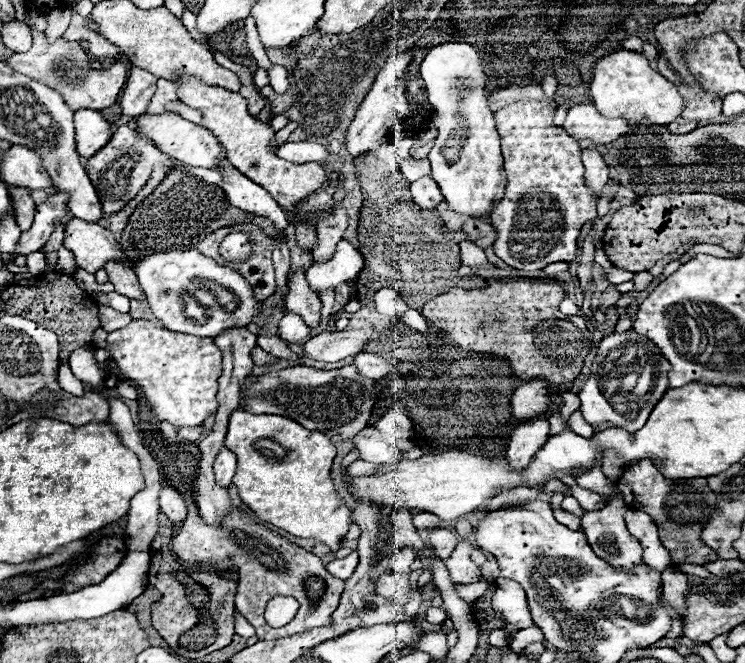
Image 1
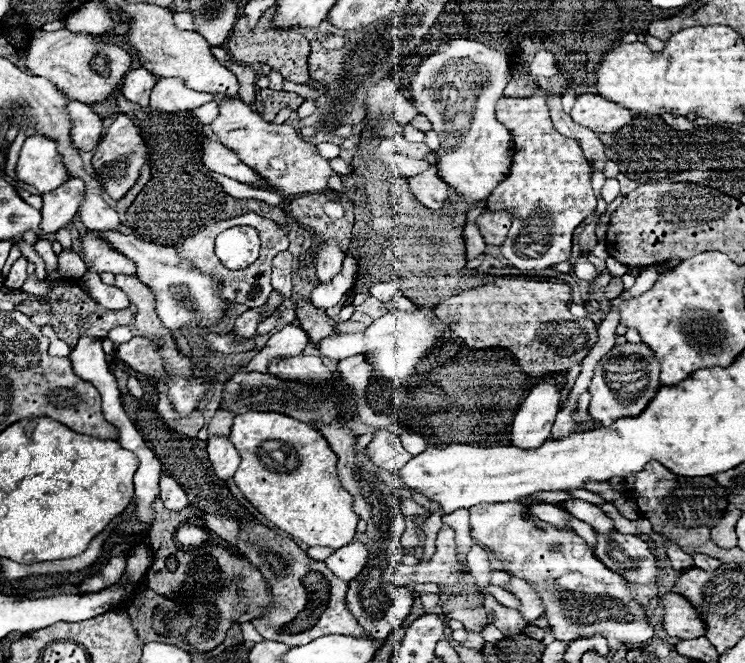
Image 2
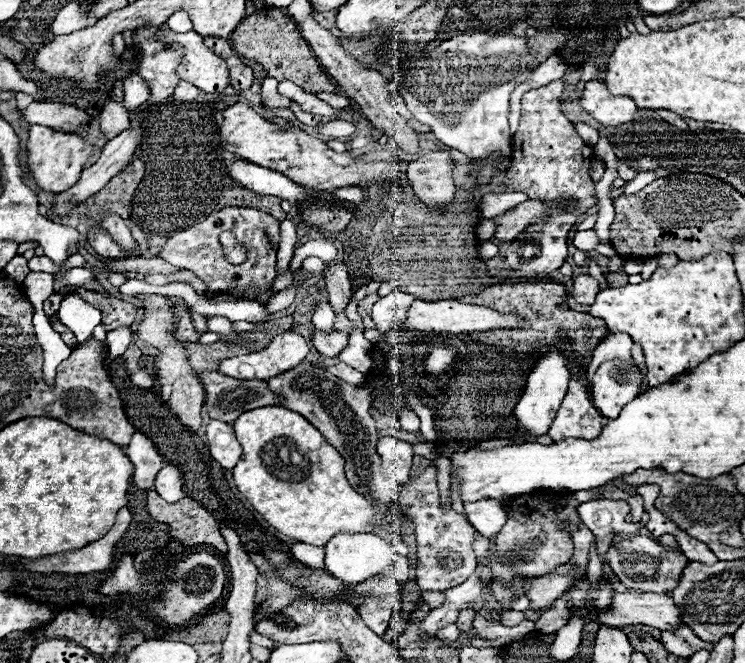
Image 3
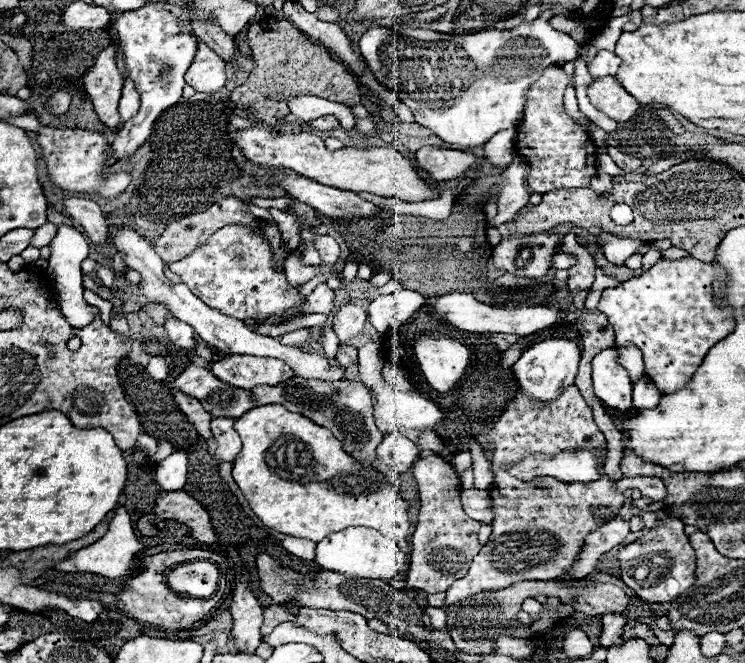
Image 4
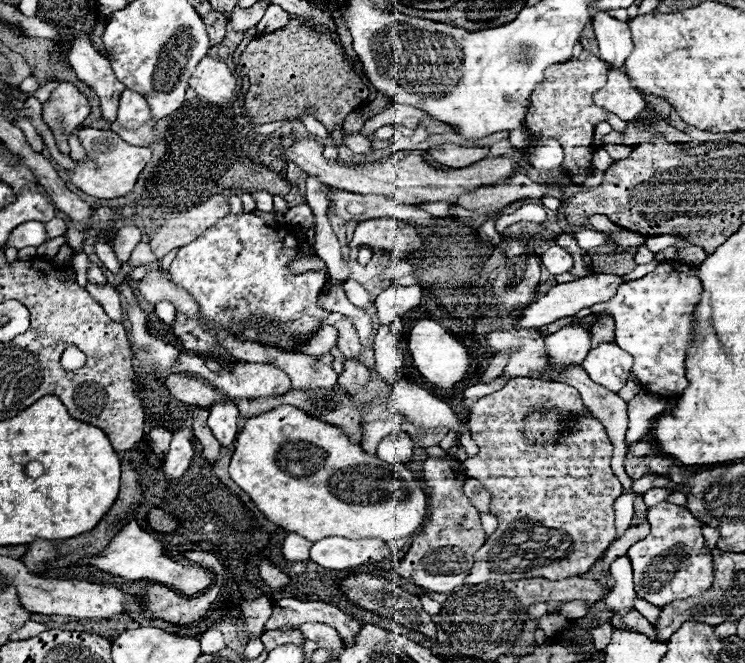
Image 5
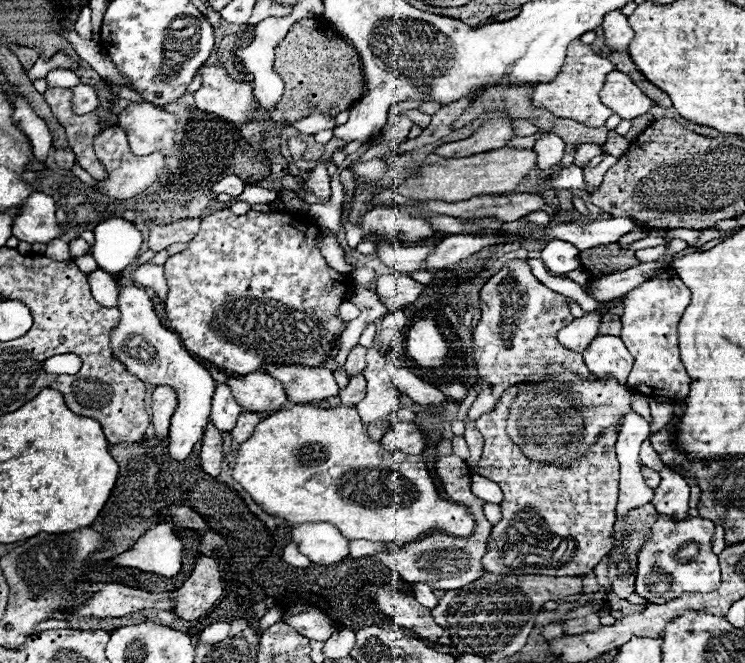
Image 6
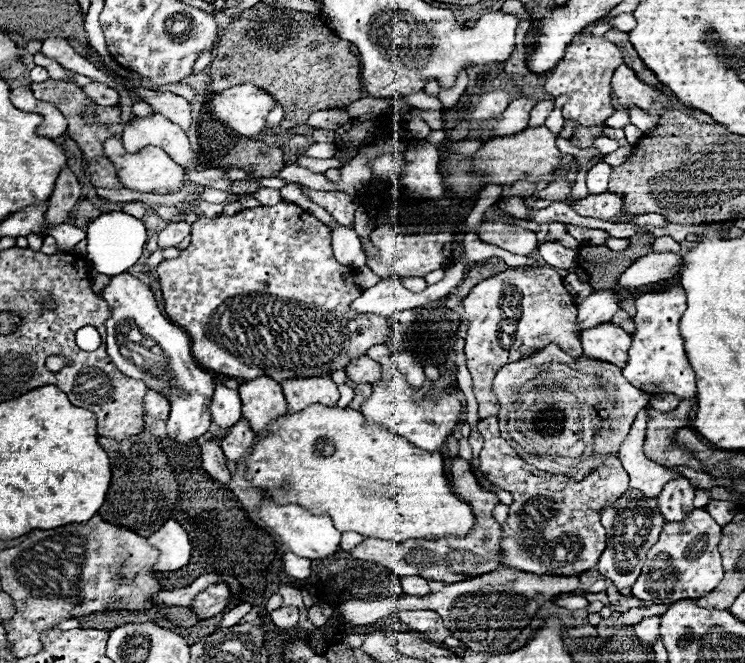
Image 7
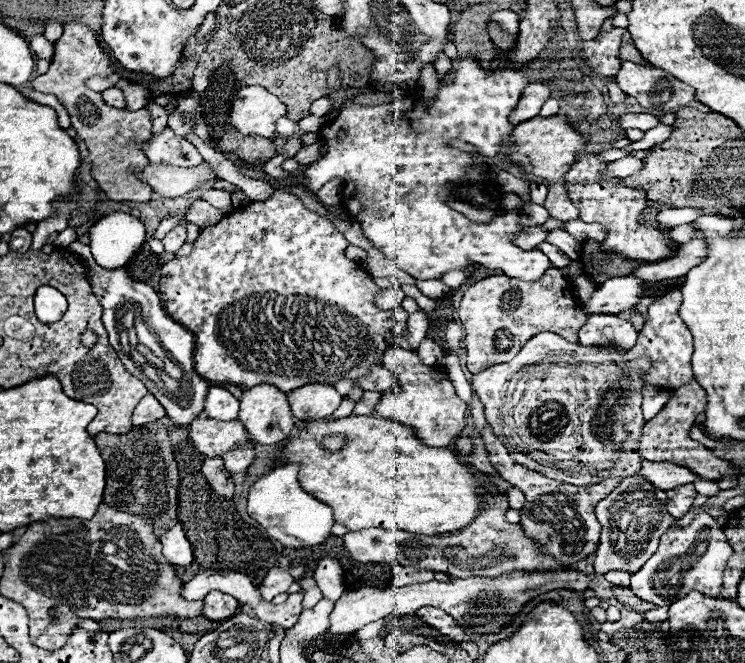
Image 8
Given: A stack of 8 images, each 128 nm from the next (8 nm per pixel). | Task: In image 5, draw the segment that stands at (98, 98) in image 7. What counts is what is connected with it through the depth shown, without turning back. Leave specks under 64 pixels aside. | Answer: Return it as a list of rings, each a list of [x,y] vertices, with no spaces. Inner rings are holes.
[[[60,82],[48,102],[42,104],[42,118],[50,126],[62,154],[68,154],[68,136],[86,120],[88,112],[90,104],[86,96],[70,82]]]

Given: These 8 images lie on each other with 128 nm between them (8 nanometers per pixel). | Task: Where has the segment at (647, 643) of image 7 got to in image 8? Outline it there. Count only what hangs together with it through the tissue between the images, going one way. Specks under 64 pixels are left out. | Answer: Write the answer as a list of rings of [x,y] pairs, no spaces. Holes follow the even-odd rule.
[[[658,606],[658,608],[654,608],[654,610],[650,610],[650,612],[644,614],[644,620],[650,622],[650,624],[660,624],[666,618],[668,618],[668,608],[666,606]]]

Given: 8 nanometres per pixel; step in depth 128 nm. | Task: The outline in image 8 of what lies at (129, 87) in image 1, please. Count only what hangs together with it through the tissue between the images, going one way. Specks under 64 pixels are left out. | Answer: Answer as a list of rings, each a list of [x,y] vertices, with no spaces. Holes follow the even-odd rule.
[[[170,128],[160,134],[152,134],[152,138],[148,138],[142,146],[150,162],[168,162],[184,168],[198,166],[202,162],[202,156],[196,152],[196,148]]]

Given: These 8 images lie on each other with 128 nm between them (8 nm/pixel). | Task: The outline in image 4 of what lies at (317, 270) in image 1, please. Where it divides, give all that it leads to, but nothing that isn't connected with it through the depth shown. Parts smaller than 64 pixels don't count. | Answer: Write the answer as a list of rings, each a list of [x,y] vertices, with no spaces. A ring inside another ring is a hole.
[[[322,326],[322,330],[320,330],[320,344],[322,344],[322,348],[324,348],[328,358],[336,356],[340,340],[336,338],[336,332],[332,330],[332,326]]]

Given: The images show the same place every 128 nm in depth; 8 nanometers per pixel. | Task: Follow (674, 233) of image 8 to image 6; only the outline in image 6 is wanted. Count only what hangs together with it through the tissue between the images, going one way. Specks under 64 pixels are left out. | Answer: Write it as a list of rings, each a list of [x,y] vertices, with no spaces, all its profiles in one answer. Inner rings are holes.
[[[660,244],[660,246],[654,246],[654,248],[644,248],[644,250],[638,250],[636,252],[636,258],[640,260],[640,262],[656,262],[656,258],[660,258],[662,254],[666,252],[666,246],[664,244]]]

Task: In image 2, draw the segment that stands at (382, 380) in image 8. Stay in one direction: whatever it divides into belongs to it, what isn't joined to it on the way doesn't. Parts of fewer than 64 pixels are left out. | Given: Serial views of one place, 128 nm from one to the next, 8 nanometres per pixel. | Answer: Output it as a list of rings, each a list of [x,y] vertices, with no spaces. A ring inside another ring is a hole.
[[[334,238],[324,240],[324,244],[320,246],[320,250],[316,254],[316,276],[318,276],[318,280],[328,282],[328,278],[338,274],[342,260],[344,260],[344,252],[338,248],[338,240],[334,240]]]

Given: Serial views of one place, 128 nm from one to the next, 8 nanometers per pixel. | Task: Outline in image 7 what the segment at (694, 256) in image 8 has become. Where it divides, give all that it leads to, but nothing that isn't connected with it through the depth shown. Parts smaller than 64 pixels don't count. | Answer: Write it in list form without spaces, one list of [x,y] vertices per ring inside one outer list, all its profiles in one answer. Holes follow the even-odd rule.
[[[646,254],[620,274],[616,286],[632,290],[660,280],[670,280],[680,272],[680,262],[680,254]]]

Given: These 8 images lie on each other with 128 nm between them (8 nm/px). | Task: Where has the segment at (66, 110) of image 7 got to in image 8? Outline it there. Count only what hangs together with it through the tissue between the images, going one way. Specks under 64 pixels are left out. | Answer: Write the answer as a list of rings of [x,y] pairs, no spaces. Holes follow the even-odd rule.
[[[70,22],[64,24],[64,34],[54,44],[54,56],[48,72],[34,78],[30,86],[38,92],[54,94],[68,110],[72,128],[88,146],[92,160],[92,176],[98,182],[100,190],[104,190],[110,200],[150,202],[152,200],[150,186],[146,186],[144,182],[138,180],[138,176],[134,176],[138,170],[144,168],[144,164],[148,164],[148,158],[140,148],[140,144],[152,134],[148,112],[144,108],[136,112],[112,108],[104,104],[102,94],[92,92],[84,86],[84,80],[90,76],[112,76],[114,72],[116,68],[112,66],[112,56],[108,54],[106,48],[100,46],[96,32],[92,32],[88,26]],[[196,200],[186,212],[186,220],[198,224],[200,228],[206,228],[206,226],[212,226],[212,224],[220,222],[220,210],[210,206],[204,200]]]

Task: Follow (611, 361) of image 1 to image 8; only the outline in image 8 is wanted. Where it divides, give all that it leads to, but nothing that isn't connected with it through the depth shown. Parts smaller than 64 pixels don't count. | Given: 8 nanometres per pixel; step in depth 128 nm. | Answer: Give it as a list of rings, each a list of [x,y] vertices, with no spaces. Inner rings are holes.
[[[592,314],[578,332],[582,346],[616,346],[620,350],[630,350],[636,334],[634,326],[616,314]]]

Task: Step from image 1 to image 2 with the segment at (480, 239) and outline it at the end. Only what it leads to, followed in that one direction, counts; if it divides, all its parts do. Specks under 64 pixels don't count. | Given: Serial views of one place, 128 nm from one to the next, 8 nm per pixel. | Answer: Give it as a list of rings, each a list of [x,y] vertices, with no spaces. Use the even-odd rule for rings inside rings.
[[[484,212],[476,218],[476,226],[480,228],[480,234],[486,244],[500,246],[508,234],[512,214],[508,212]]]

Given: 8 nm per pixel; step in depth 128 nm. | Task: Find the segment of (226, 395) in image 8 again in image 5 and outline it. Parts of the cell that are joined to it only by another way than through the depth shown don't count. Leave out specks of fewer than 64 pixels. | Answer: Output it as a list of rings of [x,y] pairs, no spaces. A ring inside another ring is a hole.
[[[216,402],[210,408],[208,426],[212,428],[216,440],[224,448],[228,448],[230,444],[234,444],[238,434],[238,408],[232,402]]]

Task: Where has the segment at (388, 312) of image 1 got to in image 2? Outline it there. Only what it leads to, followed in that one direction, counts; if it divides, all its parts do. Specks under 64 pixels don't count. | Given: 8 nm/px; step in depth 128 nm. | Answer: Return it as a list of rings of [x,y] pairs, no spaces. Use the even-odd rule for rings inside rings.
[[[378,282],[378,284],[374,284],[374,286],[370,288],[370,294],[372,294],[374,298],[378,298],[382,304],[388,304],[394,296],[400,296],[402,292],[400,292],[392,282]]]

